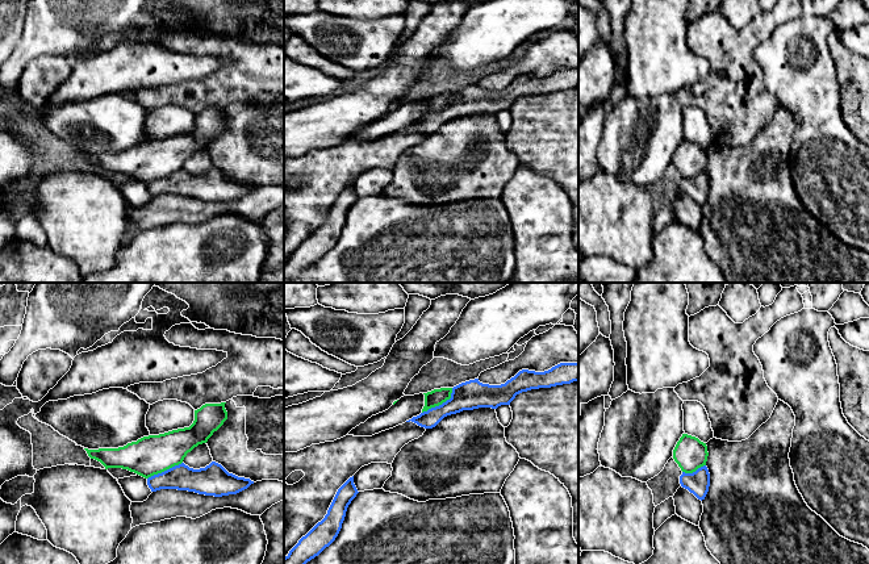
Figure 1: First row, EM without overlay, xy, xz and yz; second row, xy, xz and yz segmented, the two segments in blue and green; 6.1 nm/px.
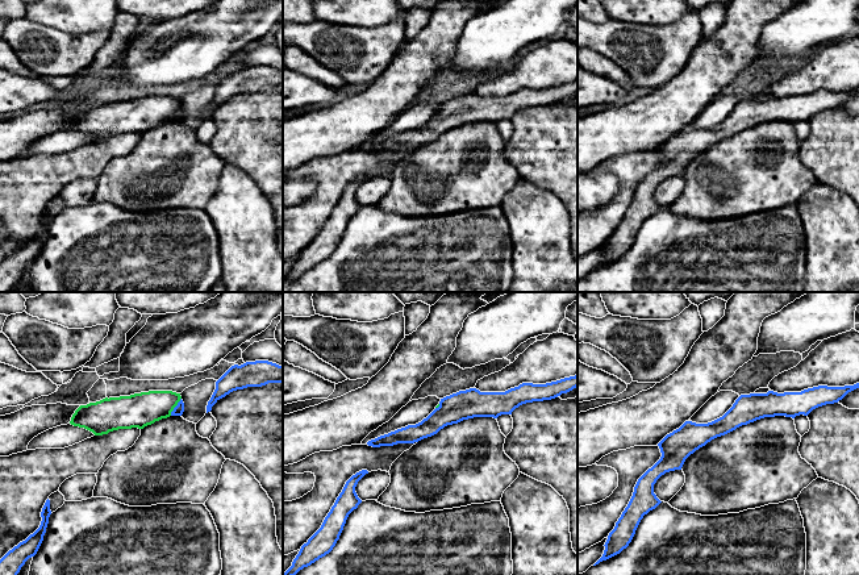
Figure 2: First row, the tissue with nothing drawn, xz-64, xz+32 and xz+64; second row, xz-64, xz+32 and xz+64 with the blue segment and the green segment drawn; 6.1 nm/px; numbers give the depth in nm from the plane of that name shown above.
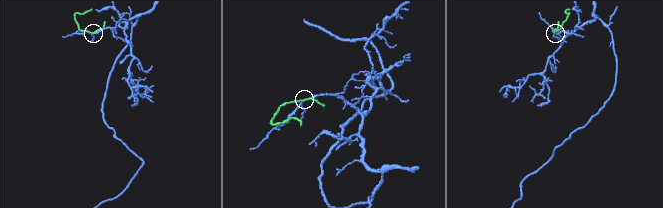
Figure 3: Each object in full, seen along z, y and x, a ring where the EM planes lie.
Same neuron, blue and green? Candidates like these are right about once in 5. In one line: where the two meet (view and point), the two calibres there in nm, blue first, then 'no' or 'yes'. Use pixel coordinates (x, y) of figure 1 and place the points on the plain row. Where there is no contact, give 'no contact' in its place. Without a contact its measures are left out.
meets blue in xz at (442, 109); 180 nm thick on the blue side, 100 nm on the other; no

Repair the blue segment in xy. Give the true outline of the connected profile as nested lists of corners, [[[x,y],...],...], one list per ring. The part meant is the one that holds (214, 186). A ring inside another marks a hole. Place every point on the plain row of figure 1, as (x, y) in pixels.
[[[212,167],[205,174],[193,175],[184,168],[147,184],[151,197],[160,195],[188,196],[205,201],[222,202],[247,195],[254,187],[229,179]]]

